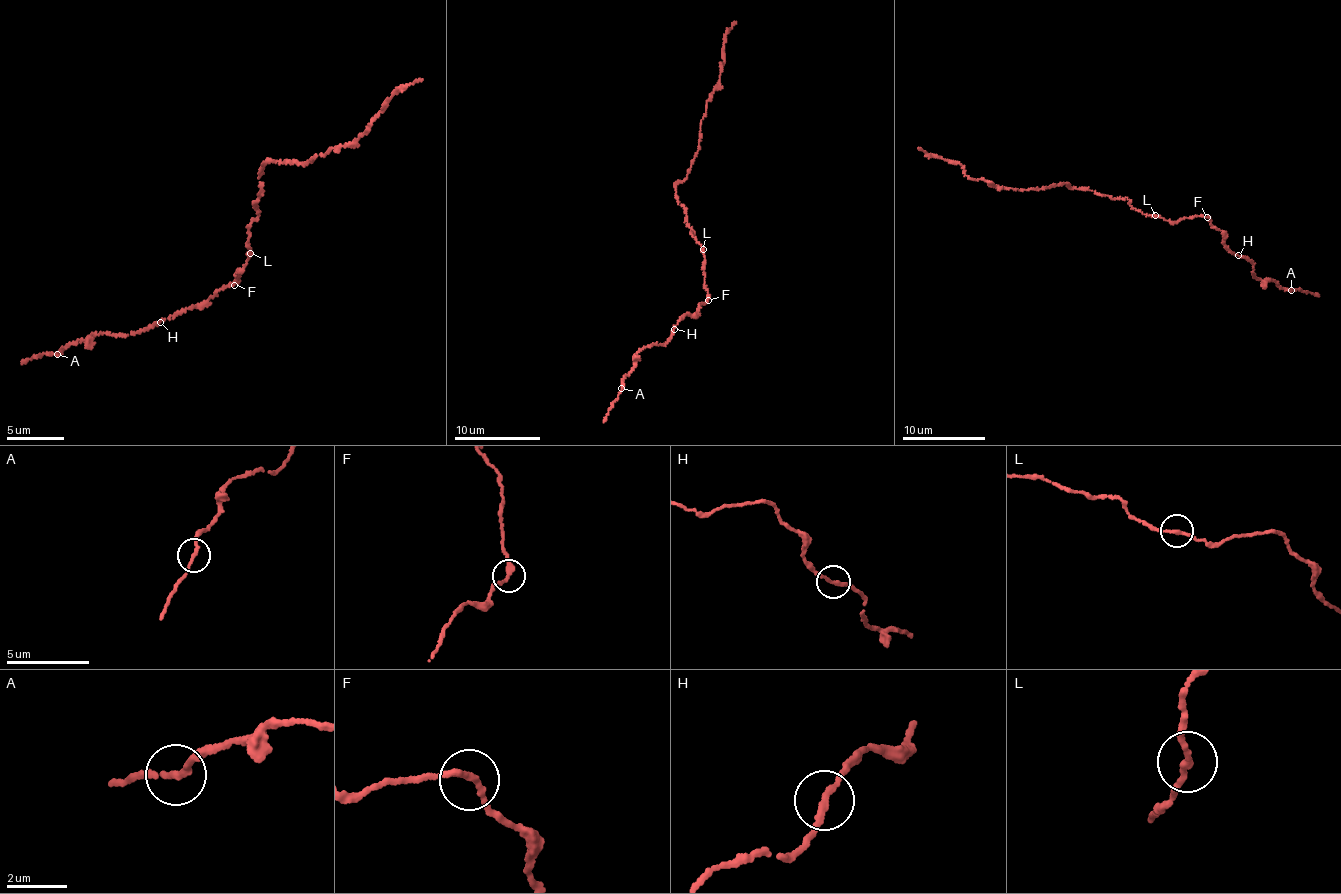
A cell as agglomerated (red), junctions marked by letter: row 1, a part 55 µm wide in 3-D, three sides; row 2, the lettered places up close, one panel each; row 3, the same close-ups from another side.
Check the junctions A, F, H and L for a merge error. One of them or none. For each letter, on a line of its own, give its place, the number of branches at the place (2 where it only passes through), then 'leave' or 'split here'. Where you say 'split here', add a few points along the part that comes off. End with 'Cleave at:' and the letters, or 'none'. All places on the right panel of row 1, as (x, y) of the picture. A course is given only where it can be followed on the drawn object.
A: at (1291, 290); 2 branches meet; leave
F: at (1207, 217); 2 branches meet; leave
H: at (1238, 255); 2 branches meet; leave
L: at (1155, 215); 2 branches meet; leave
Cleave at: none

